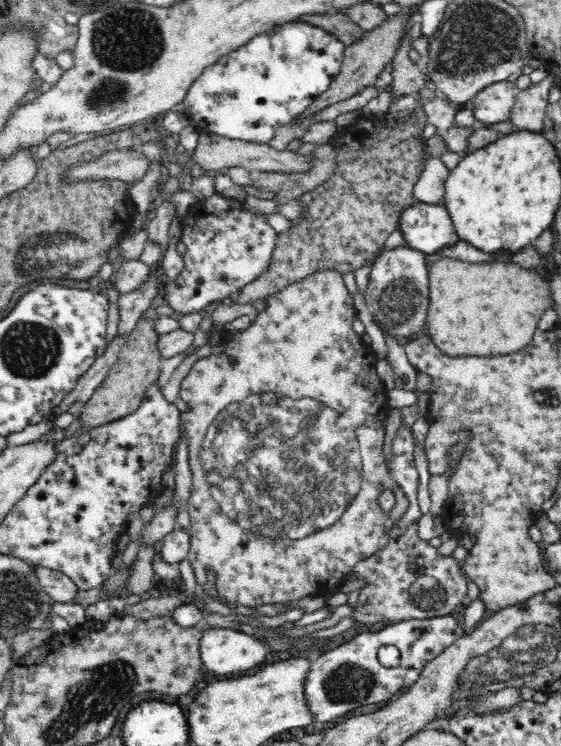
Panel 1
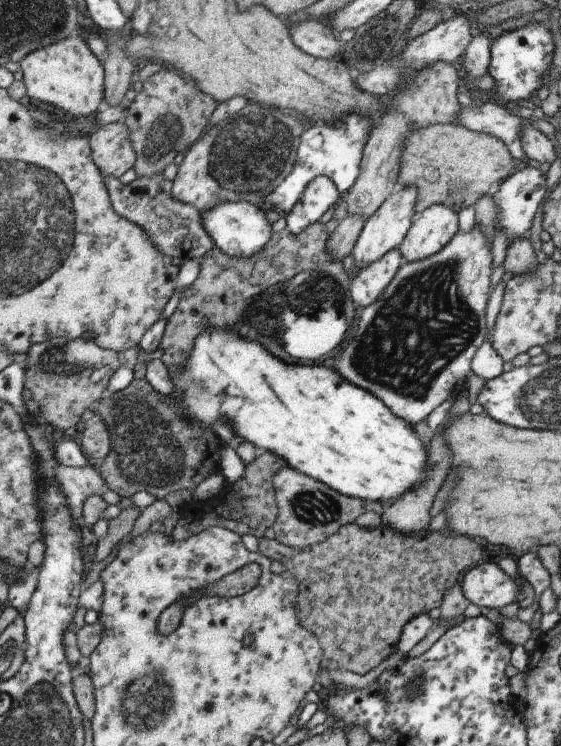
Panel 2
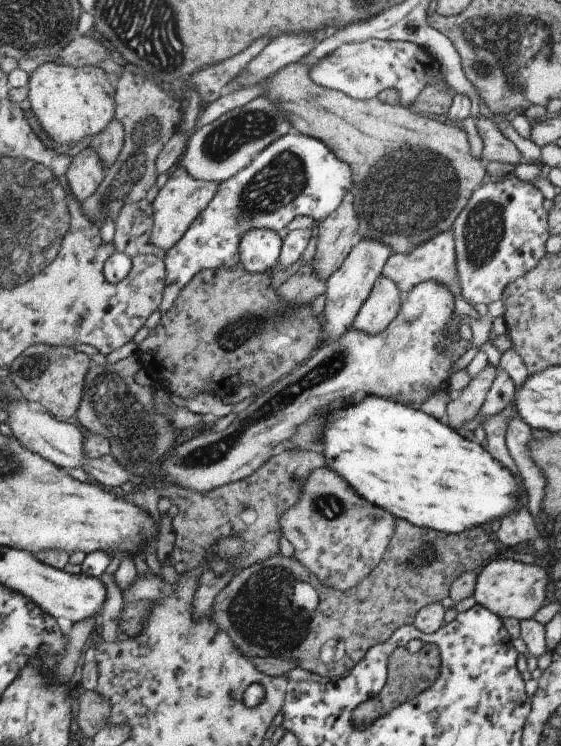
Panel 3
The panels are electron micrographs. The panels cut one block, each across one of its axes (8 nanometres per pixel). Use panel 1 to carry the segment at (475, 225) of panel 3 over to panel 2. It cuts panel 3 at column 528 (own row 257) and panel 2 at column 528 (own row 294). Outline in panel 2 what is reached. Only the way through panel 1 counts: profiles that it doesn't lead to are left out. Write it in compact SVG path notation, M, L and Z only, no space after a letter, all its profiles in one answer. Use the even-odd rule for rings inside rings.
M529 164L527 168L519 170L519 172L513 172L509 174L505 180L501 180L493 192L491 192L491 198L493 198L493 204L497 208L495 212L495 218L493 218L493 224L495 228L499 228L501 232L505 232L505 242L511 244L515 238L525 238L529 236L529 230L533 226L533 218L535 218L535 212L539 206L543 206L541 202L545 200L545 176L541 176L539 172L539 166L535 164Z

